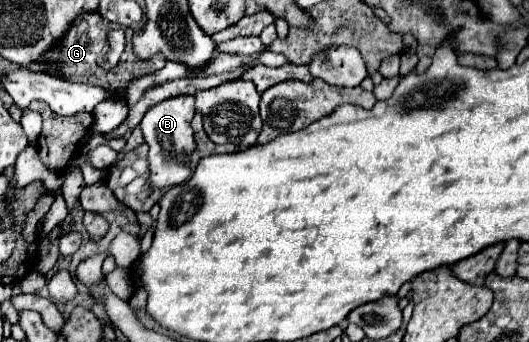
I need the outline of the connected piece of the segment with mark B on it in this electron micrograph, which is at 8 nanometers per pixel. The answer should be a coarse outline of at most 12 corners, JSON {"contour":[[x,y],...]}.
{"contour":[[193,95],[165,99],[139,123],[149,145],[149,183],[191,175]]}

